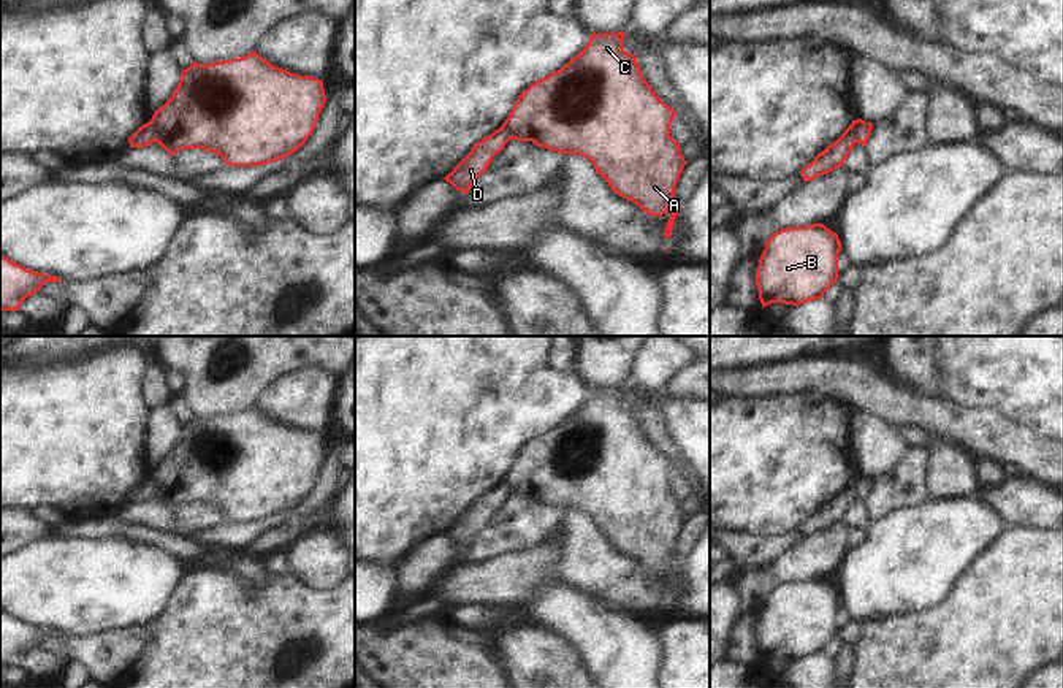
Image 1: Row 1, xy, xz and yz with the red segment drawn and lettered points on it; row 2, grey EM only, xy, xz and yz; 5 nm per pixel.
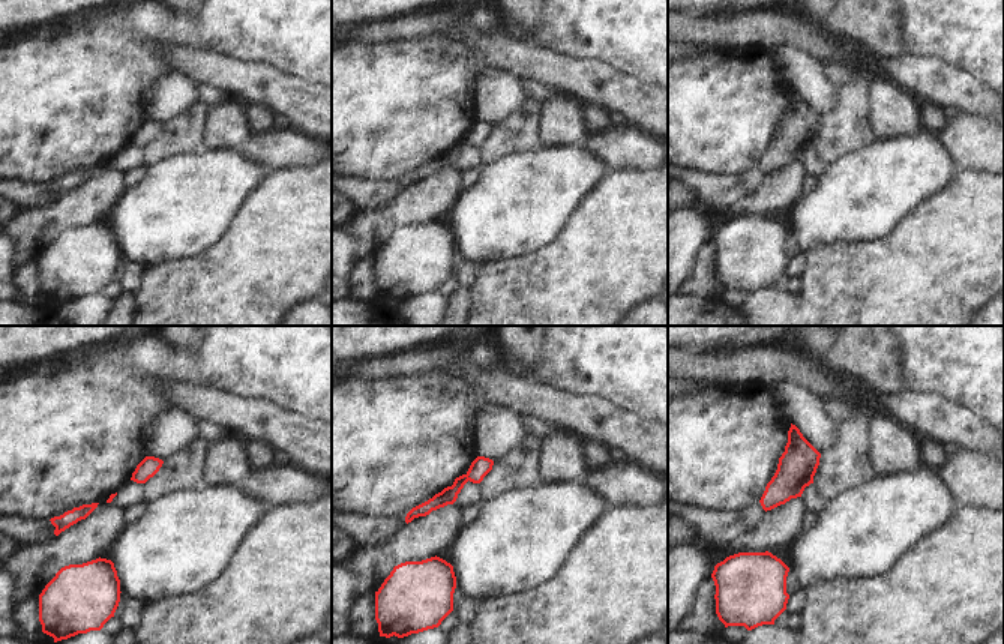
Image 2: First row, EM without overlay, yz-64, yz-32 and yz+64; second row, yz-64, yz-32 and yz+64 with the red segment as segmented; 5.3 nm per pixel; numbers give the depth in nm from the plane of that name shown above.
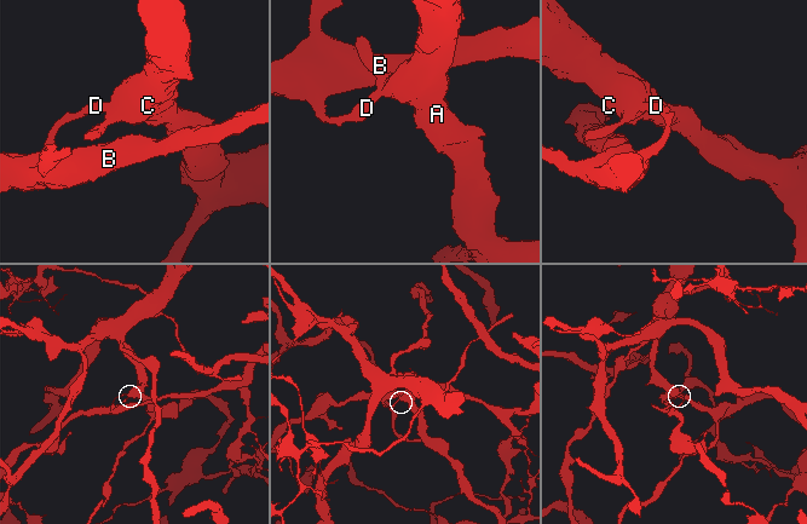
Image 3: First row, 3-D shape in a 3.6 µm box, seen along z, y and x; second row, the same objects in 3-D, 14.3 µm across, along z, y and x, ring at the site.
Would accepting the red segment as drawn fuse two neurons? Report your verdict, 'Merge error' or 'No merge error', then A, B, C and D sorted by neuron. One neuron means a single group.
Merge error. Groups: A C / B D

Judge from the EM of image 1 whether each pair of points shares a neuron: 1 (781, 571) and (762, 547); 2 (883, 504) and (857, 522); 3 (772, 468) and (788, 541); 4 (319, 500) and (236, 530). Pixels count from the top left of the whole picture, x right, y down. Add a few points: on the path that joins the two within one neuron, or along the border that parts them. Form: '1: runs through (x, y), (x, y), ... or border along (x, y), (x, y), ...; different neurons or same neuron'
1: border along (803, 538), (769, 565), (751, 571), (739, 571); different neurons
2: border along (864, 501), (865, 512), (872, 522); different neurons
3: border along (799, 528), (775, 536), (750, 535); different neurons
4: runs through (298, 511), (257, 528); same neuron

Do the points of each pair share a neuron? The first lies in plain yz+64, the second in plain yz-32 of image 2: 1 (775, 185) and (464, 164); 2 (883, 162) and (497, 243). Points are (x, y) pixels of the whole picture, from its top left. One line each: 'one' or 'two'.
1: two
2: one

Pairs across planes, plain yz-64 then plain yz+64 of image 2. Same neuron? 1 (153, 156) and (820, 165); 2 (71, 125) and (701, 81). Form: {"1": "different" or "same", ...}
{"1": "different", "2": "same"}

